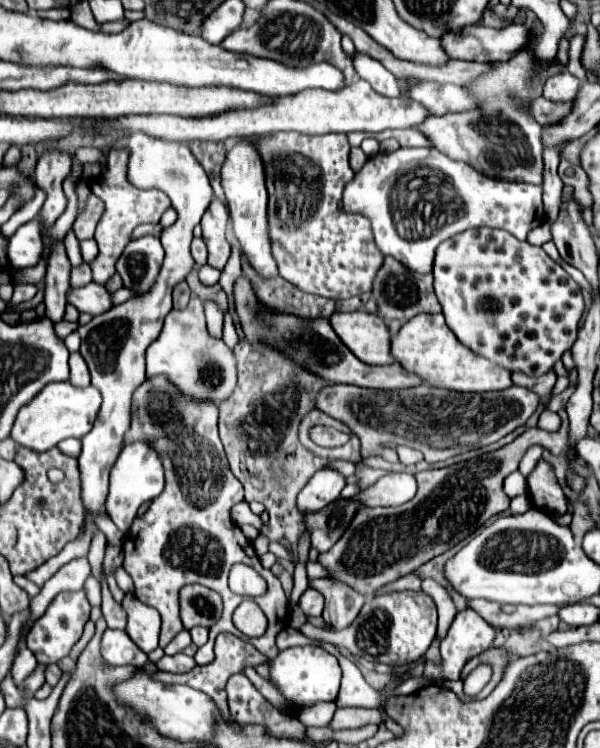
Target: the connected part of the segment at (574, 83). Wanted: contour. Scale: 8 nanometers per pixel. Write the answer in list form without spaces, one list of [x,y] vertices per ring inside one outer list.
[[[562,71],[546,81],[542,95],[550,101],[566,101],[566,99],[574,99],[578,91],[580,91],[580,79],[570,75],[568,71]]]

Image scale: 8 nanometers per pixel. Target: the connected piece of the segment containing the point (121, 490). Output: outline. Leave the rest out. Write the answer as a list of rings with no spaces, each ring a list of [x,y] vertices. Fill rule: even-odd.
[[[134,441],[122,447],[122,453],[110,473],[110,493],[106,499],[106,511],[122,533],[128,533],[138,507],[162,493],[164,483],[166,477],[164,477],[162,459],[158,459],[158,453],[146,441]]]

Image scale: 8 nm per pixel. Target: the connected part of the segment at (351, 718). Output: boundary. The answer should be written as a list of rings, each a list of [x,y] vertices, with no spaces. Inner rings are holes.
[[[346,707],[338,709],[332,721],[332,729],[352,729],[352,727],[362,727],[368,723],[380,725],[384,721],[386,713],[380,709],[362,709],[362,707]]]

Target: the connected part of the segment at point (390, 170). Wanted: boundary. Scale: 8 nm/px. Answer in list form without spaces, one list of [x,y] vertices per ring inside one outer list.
[[[398,149],[392,153],[376,153],[356,173],[344,189],[344,209],[362,213],[370,219],[374,239],[384,257],[394,257],[404,263],[410,271],[432,273],[432,261],[436,247],[456,233],[474,227],[496,227],[512,233],[524,241],[526,235],[546,221],[542,205],[542,187],[530,183],[510,183],[502,179],[490,179],[474,167],[454,161],[436,149]]]

